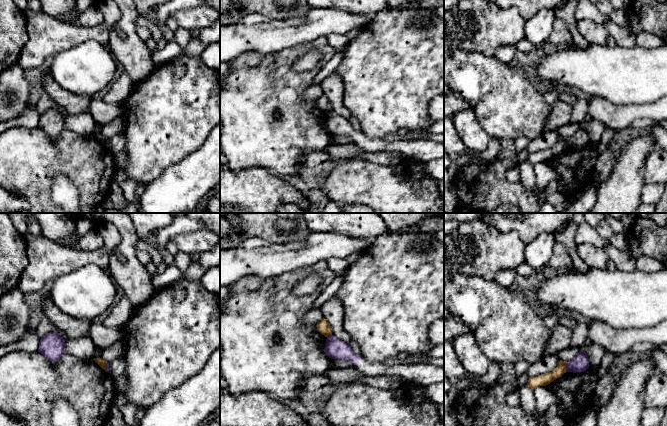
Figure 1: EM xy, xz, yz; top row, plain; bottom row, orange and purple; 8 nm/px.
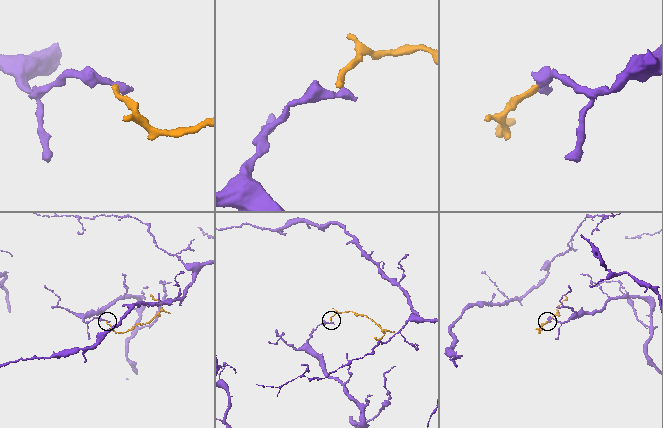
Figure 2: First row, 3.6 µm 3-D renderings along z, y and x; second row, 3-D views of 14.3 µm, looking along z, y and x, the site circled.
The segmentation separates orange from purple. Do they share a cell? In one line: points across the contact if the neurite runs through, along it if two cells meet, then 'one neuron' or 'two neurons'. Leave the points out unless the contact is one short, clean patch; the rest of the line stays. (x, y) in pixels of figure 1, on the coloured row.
along yz (567, 362), (566, 371) | two neurons

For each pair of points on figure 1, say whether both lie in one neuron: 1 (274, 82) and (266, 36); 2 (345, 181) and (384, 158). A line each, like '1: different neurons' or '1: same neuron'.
1: different neurons
2: different neurons

